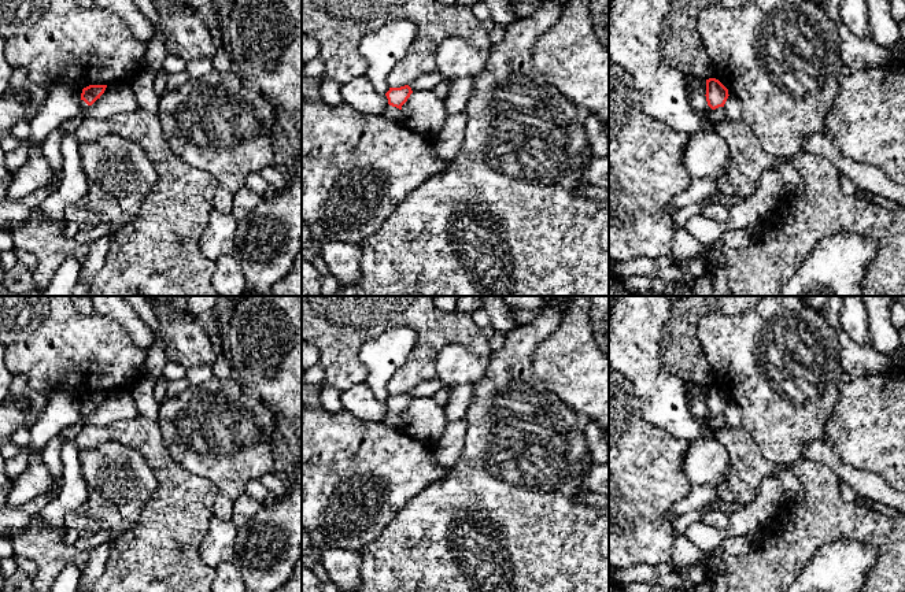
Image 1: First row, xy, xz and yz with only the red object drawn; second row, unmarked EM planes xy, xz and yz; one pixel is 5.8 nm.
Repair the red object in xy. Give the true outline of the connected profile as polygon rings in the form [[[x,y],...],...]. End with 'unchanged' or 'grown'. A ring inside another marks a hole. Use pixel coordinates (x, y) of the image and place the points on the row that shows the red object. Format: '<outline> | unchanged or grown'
[[[89,85],[82,89],[81,93],[81,114],[75,118],[60,125],[58,129],[51,132],[41,144],[41,151],[47,162],[51,164],[55,173],[63,170],[63,155],[60,151],[62,137],[67,132],[75,132],[85,119],[86,110],[104,93],[107,85]]] | grown

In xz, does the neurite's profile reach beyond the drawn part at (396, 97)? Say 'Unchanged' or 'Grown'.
Grown

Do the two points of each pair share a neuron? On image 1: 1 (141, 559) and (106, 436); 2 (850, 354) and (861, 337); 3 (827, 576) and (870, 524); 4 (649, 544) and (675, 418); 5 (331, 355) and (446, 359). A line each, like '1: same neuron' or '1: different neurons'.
1: same neuron
2: different neurons
3: different neurons
4: different neurons
5: different neurons

